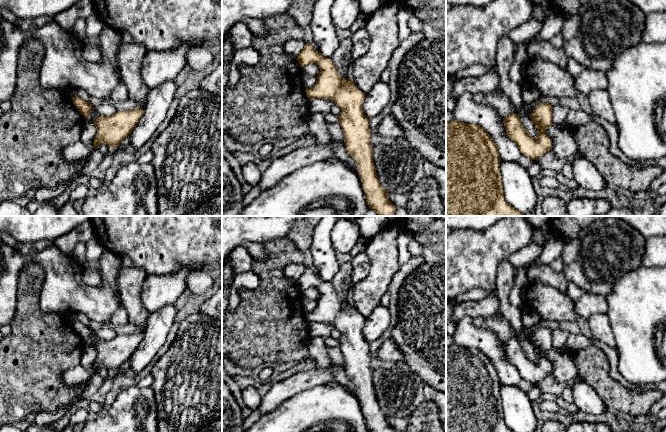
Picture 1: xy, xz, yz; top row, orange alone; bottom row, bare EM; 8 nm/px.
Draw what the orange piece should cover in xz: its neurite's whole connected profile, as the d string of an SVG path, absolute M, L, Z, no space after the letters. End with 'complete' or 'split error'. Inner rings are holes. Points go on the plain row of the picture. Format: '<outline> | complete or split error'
M309 267L305 268L303 274L297 280L297 284L301 291L315 287L320 292L317 306L312 312L305 314L306 320L309 323L322 322L333 324L334 327L342 333L342 338L339 340L339 348L344 357L344 367L348 377L355 384L358 393L357 396L369 432L396 432L388 423L389 417L381 410L373 386L373 372L370 368L371 355L369 351L369 343L364 339L363 335L363 327L366 317L359 314L351 302L345 304L344 301L340 300L337 297L337 293L332 284L322 280L316 272Z | complete

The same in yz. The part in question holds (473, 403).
M457 344L446 346L446 432L514 432L503 419L500 385L497 369L485 353Z | complete

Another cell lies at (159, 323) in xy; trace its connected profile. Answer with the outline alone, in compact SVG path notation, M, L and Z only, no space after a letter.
M174 304L167 305L149 314L143 339L129 358L130 367L137 375L151 362L166 341L178 310Z

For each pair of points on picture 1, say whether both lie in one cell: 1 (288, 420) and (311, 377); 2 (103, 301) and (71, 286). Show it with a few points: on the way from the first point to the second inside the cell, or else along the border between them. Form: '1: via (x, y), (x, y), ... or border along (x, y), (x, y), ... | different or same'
1: border along (325, 383), (305, 388), (285, 400) | different
2: via (95, 301), (84, 299), (79, 294) | same

